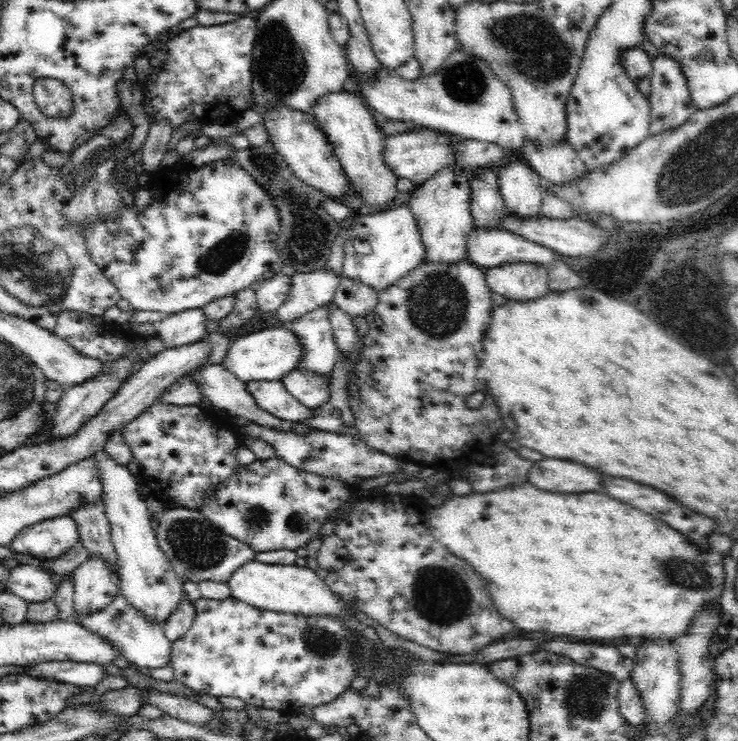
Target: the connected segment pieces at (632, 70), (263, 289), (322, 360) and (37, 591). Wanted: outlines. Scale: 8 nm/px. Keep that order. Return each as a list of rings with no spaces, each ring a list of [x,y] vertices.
[[[641,46],[629,48],[623,51],[621,66],[624,68],[626,76],[637,84],[638,89],[649,98],[651,90],[650,73],[652,59],[648,56]]]
[[[281,270],[264,277],[254,286],[255,301],[259,310],[267,313],[278,312],[284,306],[291,286],[291,276],[282,273]]]
[[[328,308],[308,312],[287,326],[302,347],[294,369],[330,380],[339,350],[328,321]]]
[[[18,563],[7,573],[5,589],[28,603],[37,603],[55,596],[57,587],[46,571],[30,564]]]

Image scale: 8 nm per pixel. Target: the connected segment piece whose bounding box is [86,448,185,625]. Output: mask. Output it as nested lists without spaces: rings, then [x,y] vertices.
[[[104,448],[86,459],[92,459],[102,487],[101,501],[110,526],[111,540],[118,553],[119,592],[138,612],[144,612],[152,620],[164,625],[164,620],[170,616],[174,606],[185,599],[185,583],[158,547],[151,517],[144,497],[139,492],[141,478],[132,474],[127,466],[118,464]]]

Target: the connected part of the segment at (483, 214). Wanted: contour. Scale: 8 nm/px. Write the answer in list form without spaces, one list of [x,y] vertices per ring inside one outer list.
[[[478,169],[470,175],[470,208],[474,225],[498,229],[505,202],[499,189],[498,169]]]

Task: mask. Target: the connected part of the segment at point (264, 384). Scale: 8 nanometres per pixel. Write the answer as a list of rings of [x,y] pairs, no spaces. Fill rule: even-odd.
[[[281,380],[247,382],[246,391],[258,408],[272,413],[280,420],[302,422],[312,416],[312,409],[304,407],[290,395]]]

